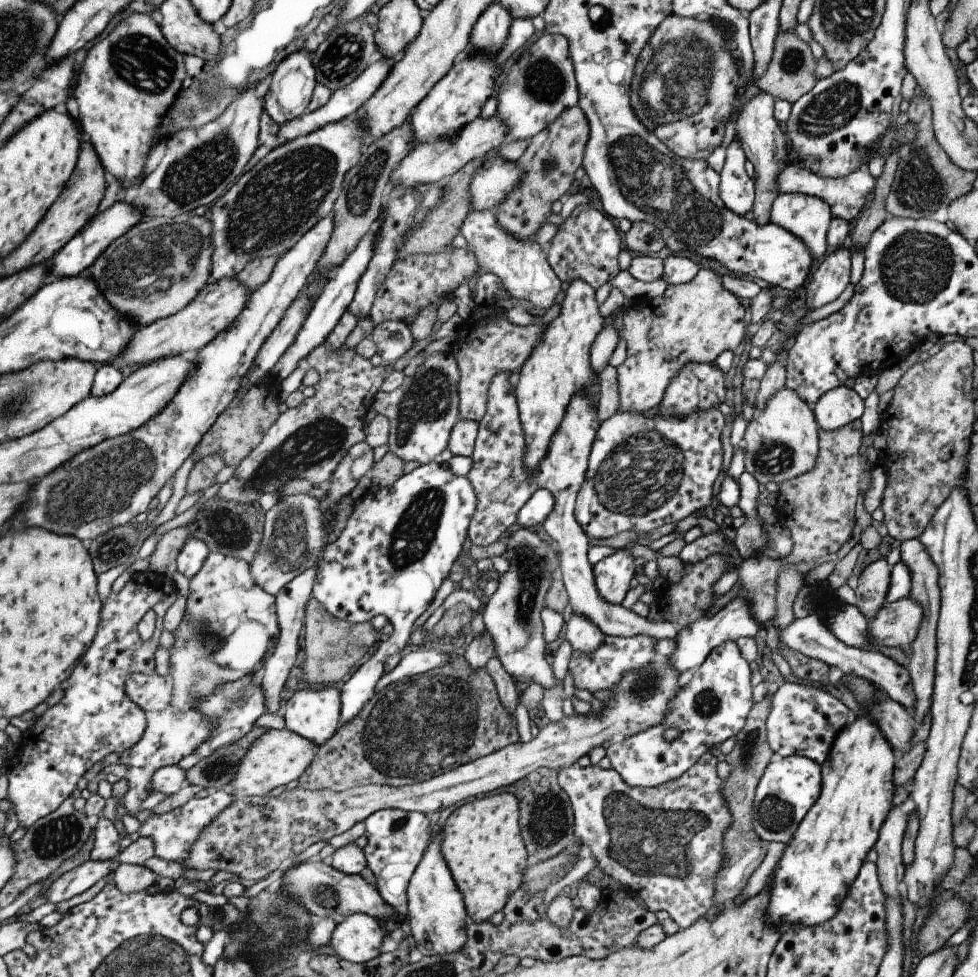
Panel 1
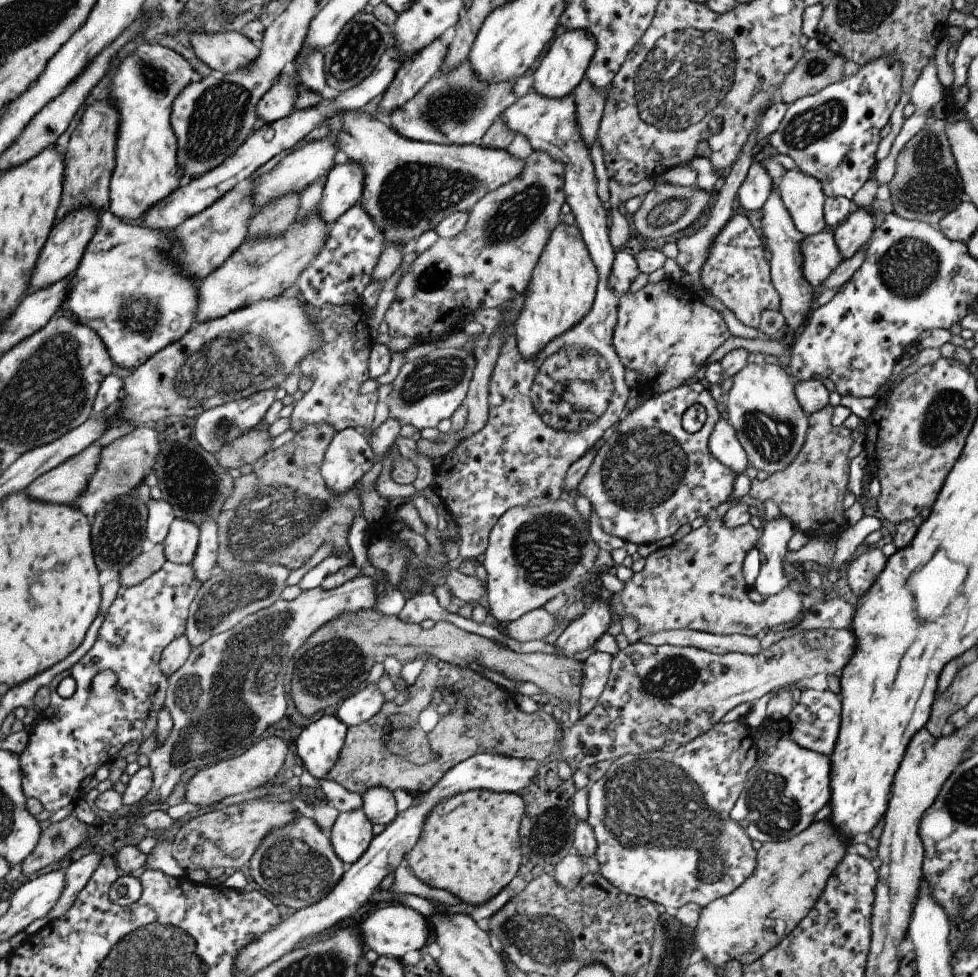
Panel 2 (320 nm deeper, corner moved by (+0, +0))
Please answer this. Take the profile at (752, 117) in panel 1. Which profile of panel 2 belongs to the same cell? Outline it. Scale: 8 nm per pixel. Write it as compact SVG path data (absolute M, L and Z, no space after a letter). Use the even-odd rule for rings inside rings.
M772 187L769 196L763 206L761 206L761 230L763 234L764 249L769 256L769 277L773 288L777 290L779 296L779 311L783 316L784 323L791 331L790 335L798 334L803 325L803 320L808 316L811 306L812 287L803 279L801 274L801 252L799 252L799 242L803 240L801 235L794 228L793 222L779 198L777 188Z

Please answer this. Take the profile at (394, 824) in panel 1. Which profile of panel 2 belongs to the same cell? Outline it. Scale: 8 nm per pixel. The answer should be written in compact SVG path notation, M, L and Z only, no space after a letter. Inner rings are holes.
M381 786L367 788L360 795L361 808L365 818L373 825L389 825L397 815L395 800L391 791Z

